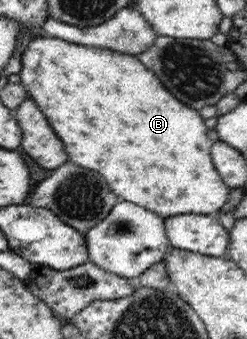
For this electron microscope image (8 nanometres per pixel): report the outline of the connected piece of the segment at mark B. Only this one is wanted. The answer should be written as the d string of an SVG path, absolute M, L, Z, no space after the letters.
M37 38L22 54L20 83L45 113L49 125L65 143L71 161L101 173L111 191L165 219L181 214L219 214L229 199L229 187L214 166L208 127L199 111L177 101L137 56L76 45L59 38Z

